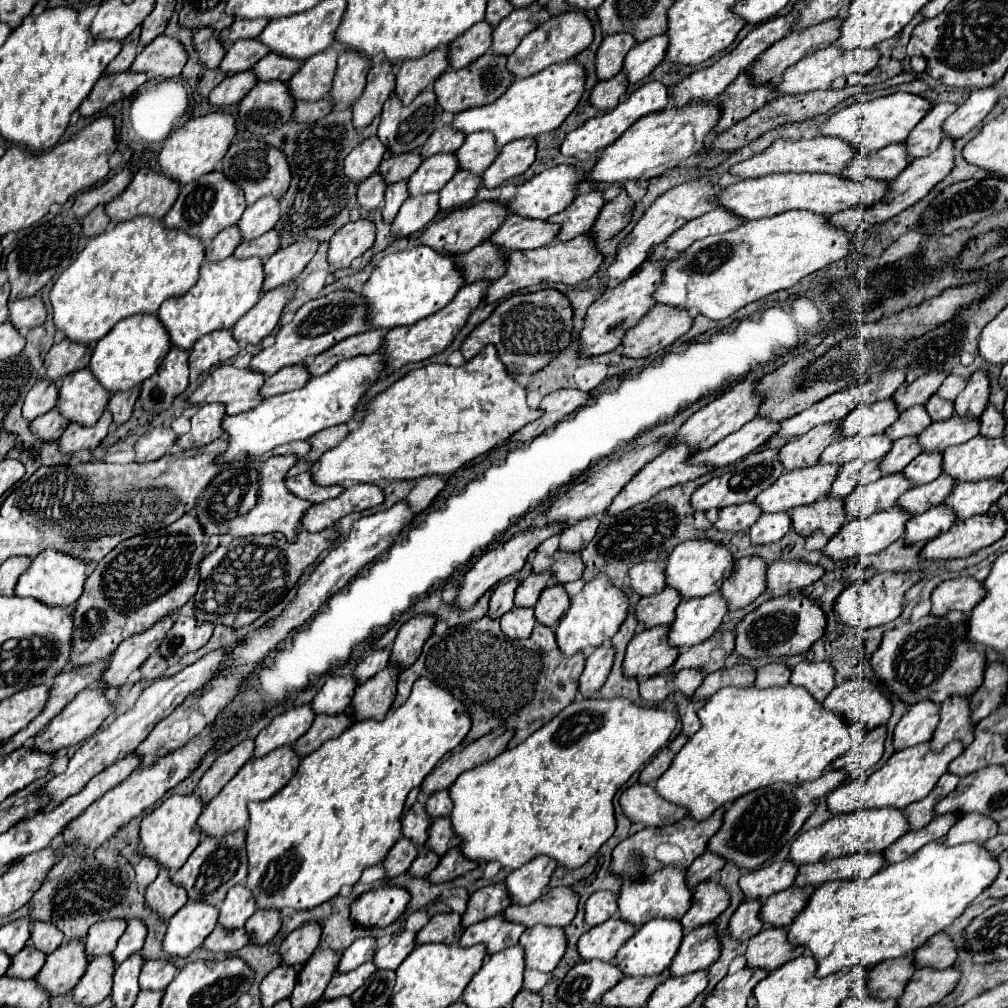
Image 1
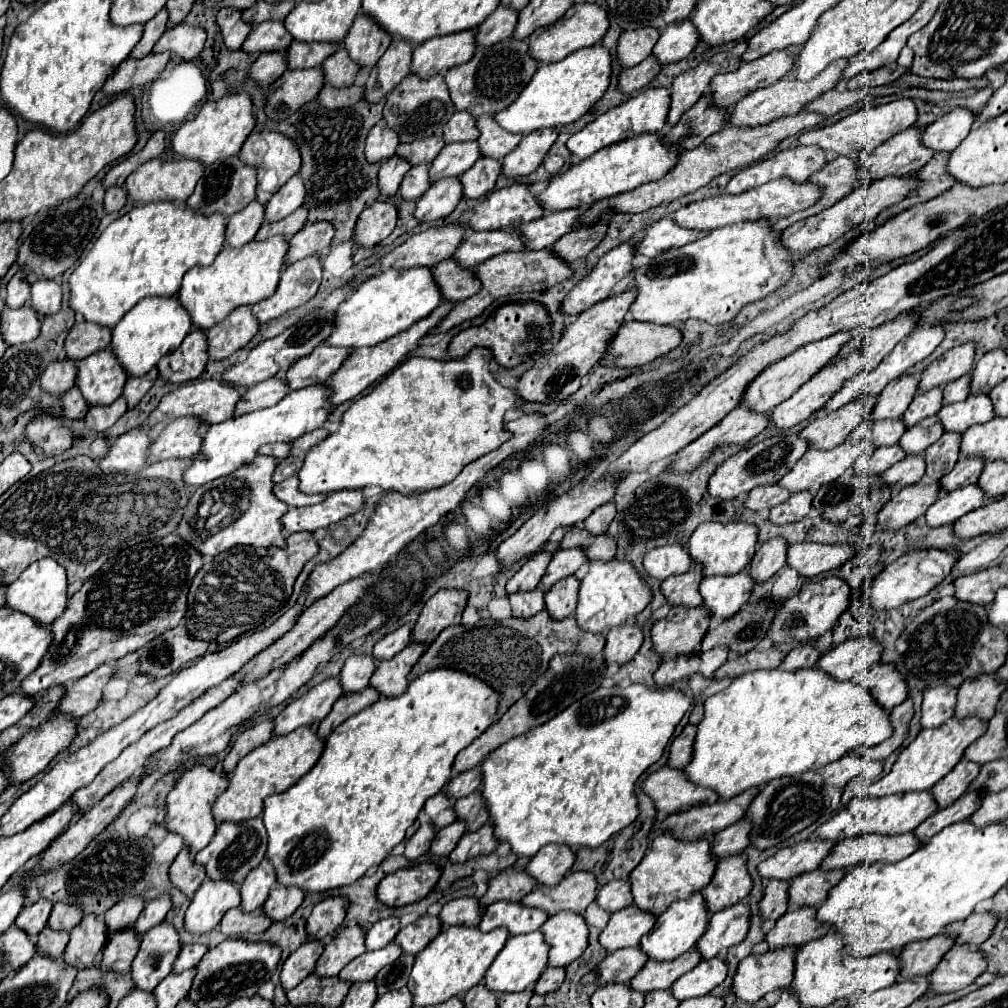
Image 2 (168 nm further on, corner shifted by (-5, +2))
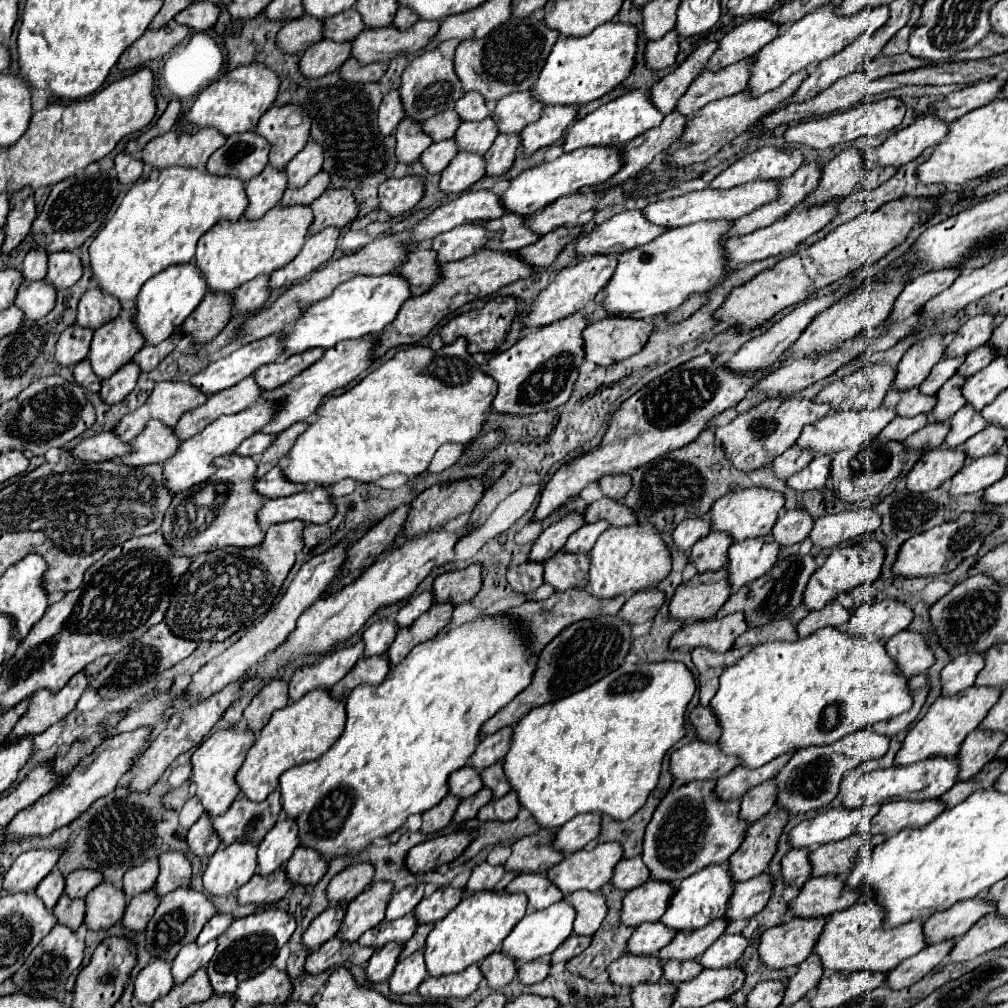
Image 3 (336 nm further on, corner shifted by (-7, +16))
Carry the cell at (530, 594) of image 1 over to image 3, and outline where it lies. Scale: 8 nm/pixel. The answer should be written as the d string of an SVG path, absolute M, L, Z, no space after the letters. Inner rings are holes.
M604 520L594 522L594 524L584 524L582 528L578 528L574 534L570 534L568 542L564 544L562 552L572 552L572 554L580 554L580 552L590 552L592 546L598 540L598 534L602 534L608 526L604 524Z

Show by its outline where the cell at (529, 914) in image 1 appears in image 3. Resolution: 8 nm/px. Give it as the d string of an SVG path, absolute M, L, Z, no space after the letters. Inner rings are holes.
M616 842L596 844L592 850L578 850L568 854L562 862L552 866L546 876L564 894L576 890L598 892L610 882L616 862L622 858L622 848Z

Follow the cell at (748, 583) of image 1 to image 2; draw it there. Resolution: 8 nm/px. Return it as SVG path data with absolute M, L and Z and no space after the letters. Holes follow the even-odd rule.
M772 538L768 542L762 542L760 548L754 554L752 566L748 568L752 578L760 584L766 582L770 576L774 576L784 564L786 564L786 554L788 554L788 542L784 538Z

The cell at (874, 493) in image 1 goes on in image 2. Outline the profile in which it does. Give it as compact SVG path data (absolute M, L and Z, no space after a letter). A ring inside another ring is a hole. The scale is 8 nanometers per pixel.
M912 454L912 456L906 456L904 460L900 460L898 464L894 464L892 468L888 468L882 478L886 484L890 484L892 488L902 488L902 486L908 486L912 482L920 482L920 478L924 476L924 470L926 470L926 462L924 462L924 456L922 454Z

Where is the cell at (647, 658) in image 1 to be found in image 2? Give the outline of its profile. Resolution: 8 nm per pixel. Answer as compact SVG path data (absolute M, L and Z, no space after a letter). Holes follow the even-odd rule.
M674 606L666 618L652 628L654 650L664 658L666 654L690 654L700 648L700 642L710 626L712 614L704 606Z

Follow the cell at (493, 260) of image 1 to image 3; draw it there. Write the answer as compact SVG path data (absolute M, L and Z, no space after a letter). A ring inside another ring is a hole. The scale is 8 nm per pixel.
M416 246L416 250L408 254L406 264L398 272L406 274L406 278L410 280L410 290L414 290L414 296L428 292L442 278L438 254L426 246Z

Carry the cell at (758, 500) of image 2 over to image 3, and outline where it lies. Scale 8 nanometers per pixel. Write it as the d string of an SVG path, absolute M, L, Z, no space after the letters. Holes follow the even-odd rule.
M790 446L784 454L780 454L774 462L772 462L772 470L774 476L778 476L780 480L788 480L790 476L794 476L796 472L800 472L802 468L806 468L810 464L812 456L810 452L798 452L798 448Z

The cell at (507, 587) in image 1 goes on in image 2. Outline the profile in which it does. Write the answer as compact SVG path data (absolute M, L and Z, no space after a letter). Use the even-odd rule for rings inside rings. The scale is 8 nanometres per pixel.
M536 552L532 558L528 558L528 562L506 584L508 594L536 588L540 584L540 580L542 580L544 570L548 568L548 562L550 560L552 560L552 554L550 552Z

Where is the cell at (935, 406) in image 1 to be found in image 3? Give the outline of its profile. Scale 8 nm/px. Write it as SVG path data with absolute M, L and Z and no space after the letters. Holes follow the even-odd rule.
M984 344L984 346L980 346L978 350L974 350L974 352L970 352L970 354L966 356L964 364L958 368L956 374L964 376L964 378L970 378L970 376L974 376L976 372L980 372L982 368L986 368L992 360L994 360L994 354L992 354L990 346Z

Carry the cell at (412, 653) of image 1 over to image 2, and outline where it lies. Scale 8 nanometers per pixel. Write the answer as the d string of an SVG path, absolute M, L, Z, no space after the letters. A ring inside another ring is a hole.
M460 588L436 592L422 608L422 614L414 626L414 642L434 642L438 634L452 626L460 624L462 612L468 602L468 592Z

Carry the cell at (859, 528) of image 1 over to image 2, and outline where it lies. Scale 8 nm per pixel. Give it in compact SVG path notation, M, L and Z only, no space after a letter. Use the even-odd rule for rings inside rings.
M920 482L912 484L912 486L904 486L880 510L878 526L882 530L886 530L886 526L892 530L898 530L898 528L922 518L926 514L926 510L932 506L932 502L936 502L940 488L942 488L940 482L934 482L928 486L924 486Z

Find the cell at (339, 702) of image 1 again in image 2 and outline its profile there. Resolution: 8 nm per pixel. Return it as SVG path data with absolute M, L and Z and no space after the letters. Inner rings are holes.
M354 654L346 660L340 678L342 678L342 688L344 692L360 692L370 684L370 678L376 668L376 658L364 656L364 654Z

